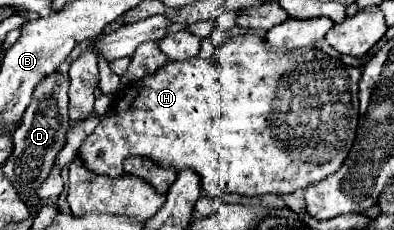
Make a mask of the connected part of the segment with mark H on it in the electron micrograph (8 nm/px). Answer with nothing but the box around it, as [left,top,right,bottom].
[78,33,360,199]

